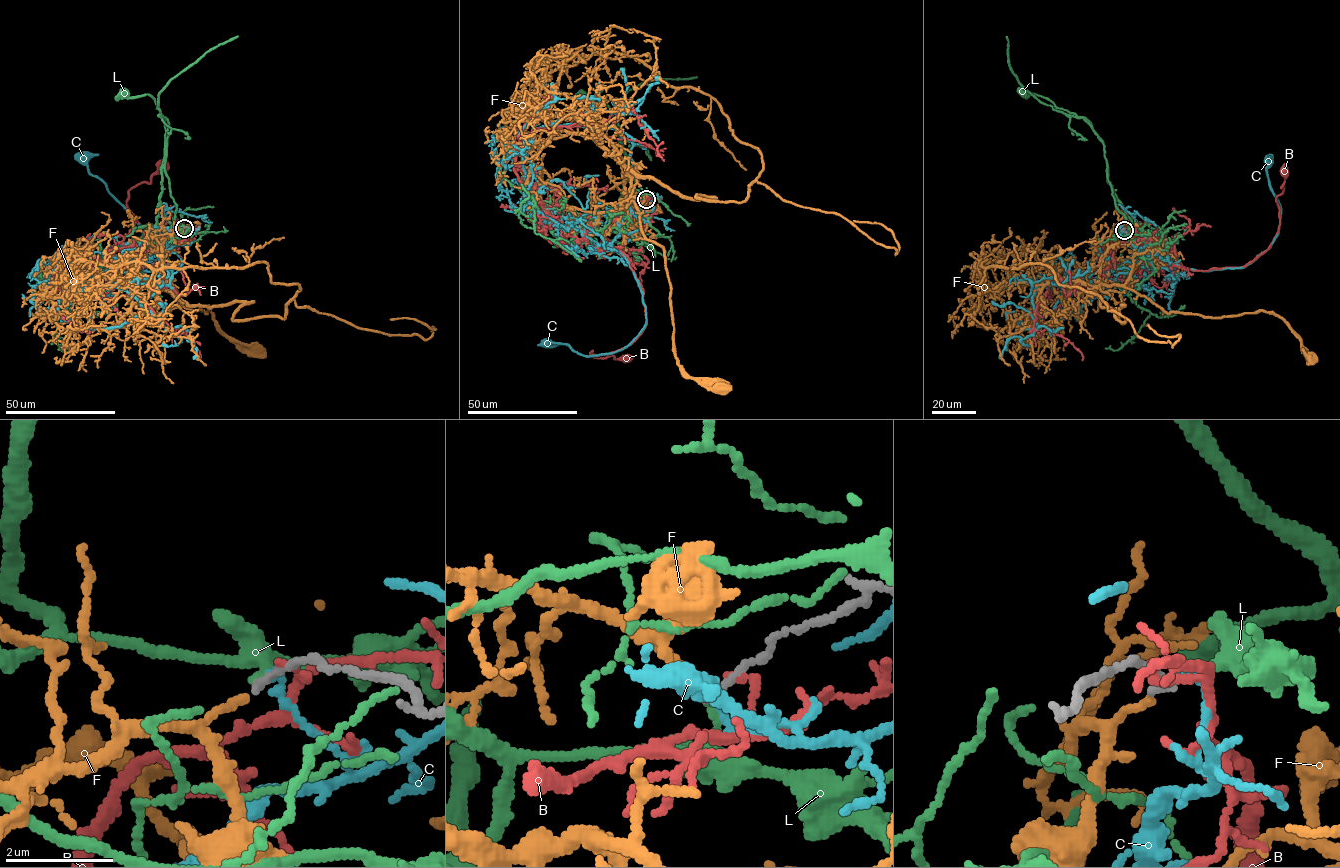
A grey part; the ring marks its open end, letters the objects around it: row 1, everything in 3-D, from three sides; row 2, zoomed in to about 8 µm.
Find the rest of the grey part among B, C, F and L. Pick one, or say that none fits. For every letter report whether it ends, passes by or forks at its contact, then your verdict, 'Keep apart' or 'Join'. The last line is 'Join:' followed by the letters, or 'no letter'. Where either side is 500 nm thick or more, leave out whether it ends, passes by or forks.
B: It ends there. Keep apart
C: It ends there. Keep apart
F: It ends there. Join
L: It ends there. Keep apart
Join: F

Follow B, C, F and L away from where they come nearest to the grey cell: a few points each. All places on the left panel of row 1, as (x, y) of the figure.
B: (185, 227), (130, 261), (182, 262), (127, 206), (128, 191), (162, 167)
C: (185, 227), (187, 231), (141, 265), (160, 263), (175, 267), (182, 260), (143, 228), (89, 172), (86, 159)
F: (184, 228), (164, 237), (162, 277), (185, 308), (207, 313), (208, 306), (218, 328), (232, 341), (256, 353)
L: (184, 227), (174, 222), (176, 205), (165, 171), (164, 117), (151, 96), (129, 97), (123, 93)

